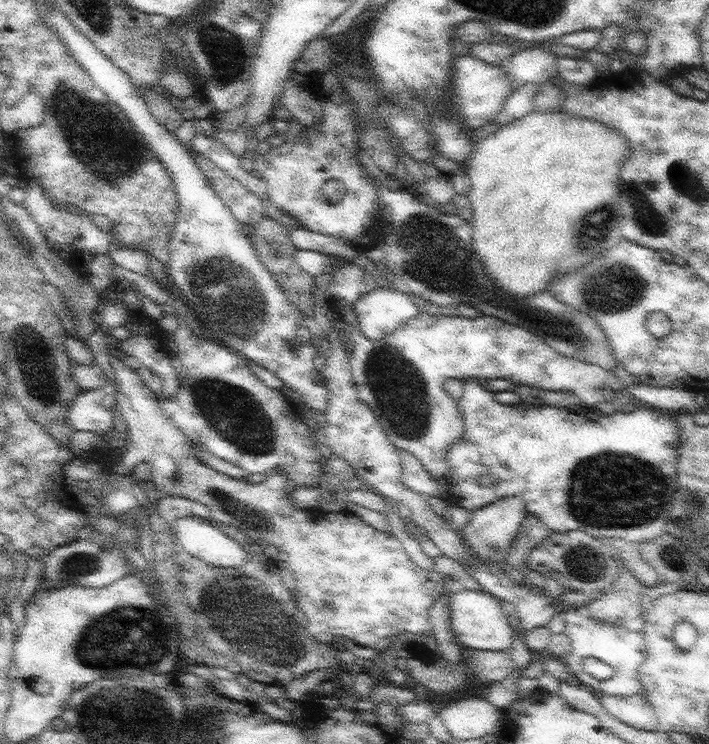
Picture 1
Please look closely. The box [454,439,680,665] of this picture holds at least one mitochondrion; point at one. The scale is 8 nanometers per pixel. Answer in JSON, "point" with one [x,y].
{"point":[611,492]}

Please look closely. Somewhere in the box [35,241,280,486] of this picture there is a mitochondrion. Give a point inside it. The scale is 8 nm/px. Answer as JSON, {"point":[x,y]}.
{"point":[227,299]}

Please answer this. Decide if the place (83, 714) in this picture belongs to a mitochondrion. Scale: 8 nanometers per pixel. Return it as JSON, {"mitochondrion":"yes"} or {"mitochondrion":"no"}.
{"mitochondrion":"yes"}

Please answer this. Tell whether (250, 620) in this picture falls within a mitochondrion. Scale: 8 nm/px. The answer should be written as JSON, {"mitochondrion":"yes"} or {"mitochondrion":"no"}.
{"mitochondrion":"yes"}

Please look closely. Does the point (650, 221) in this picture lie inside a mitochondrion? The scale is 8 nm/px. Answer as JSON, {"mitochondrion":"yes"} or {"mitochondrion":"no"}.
{"mitochondrion":"yes"}

